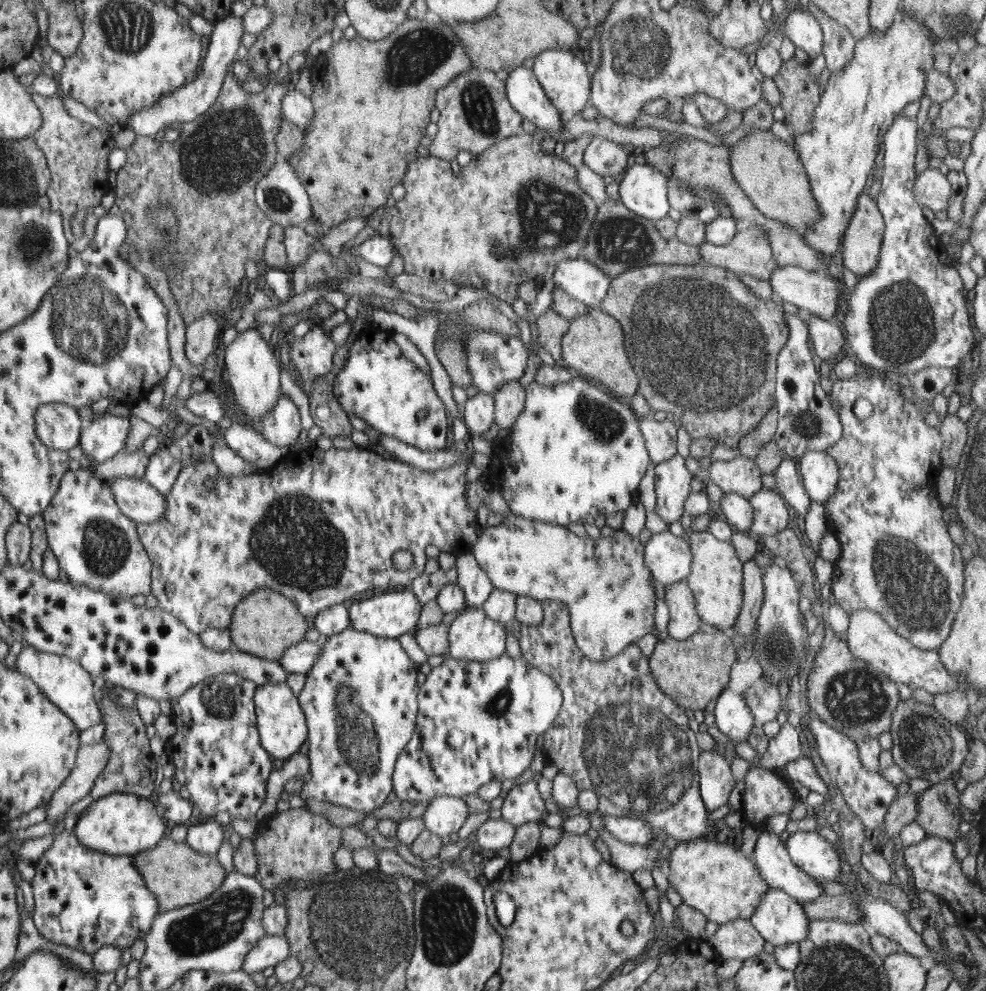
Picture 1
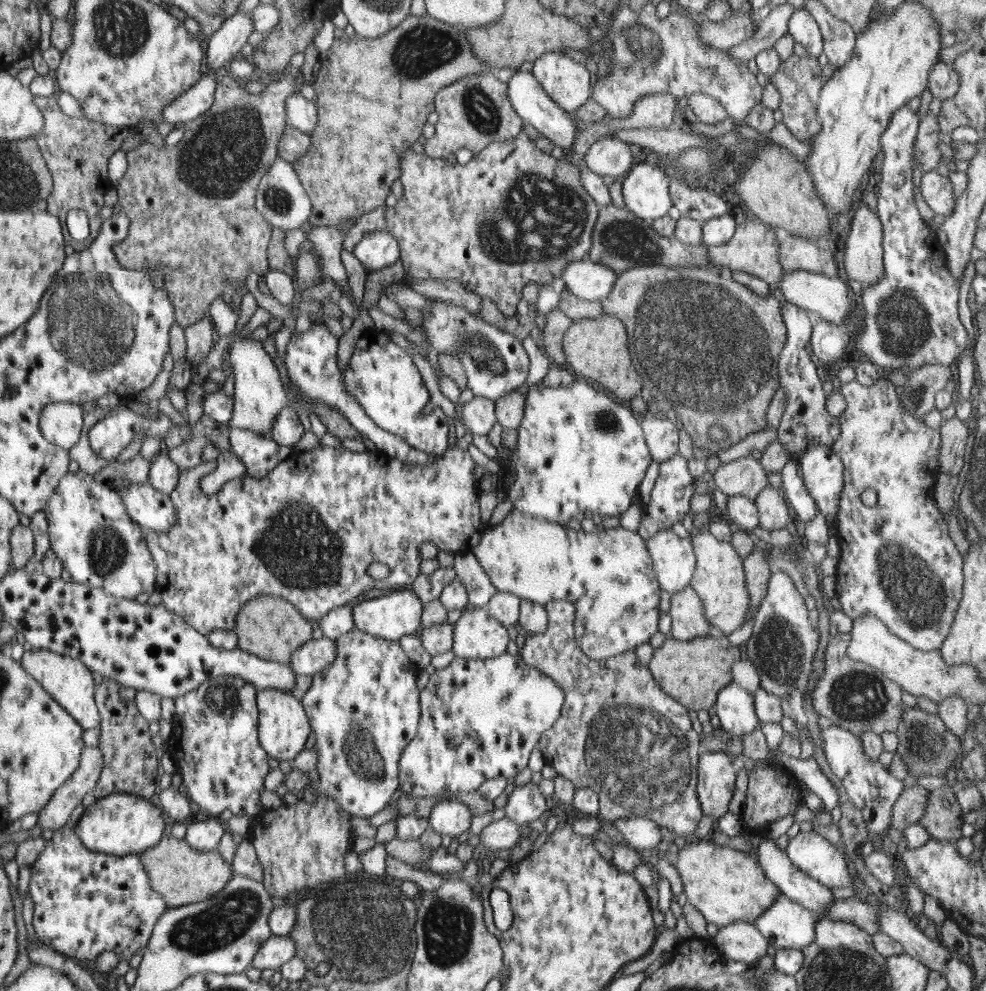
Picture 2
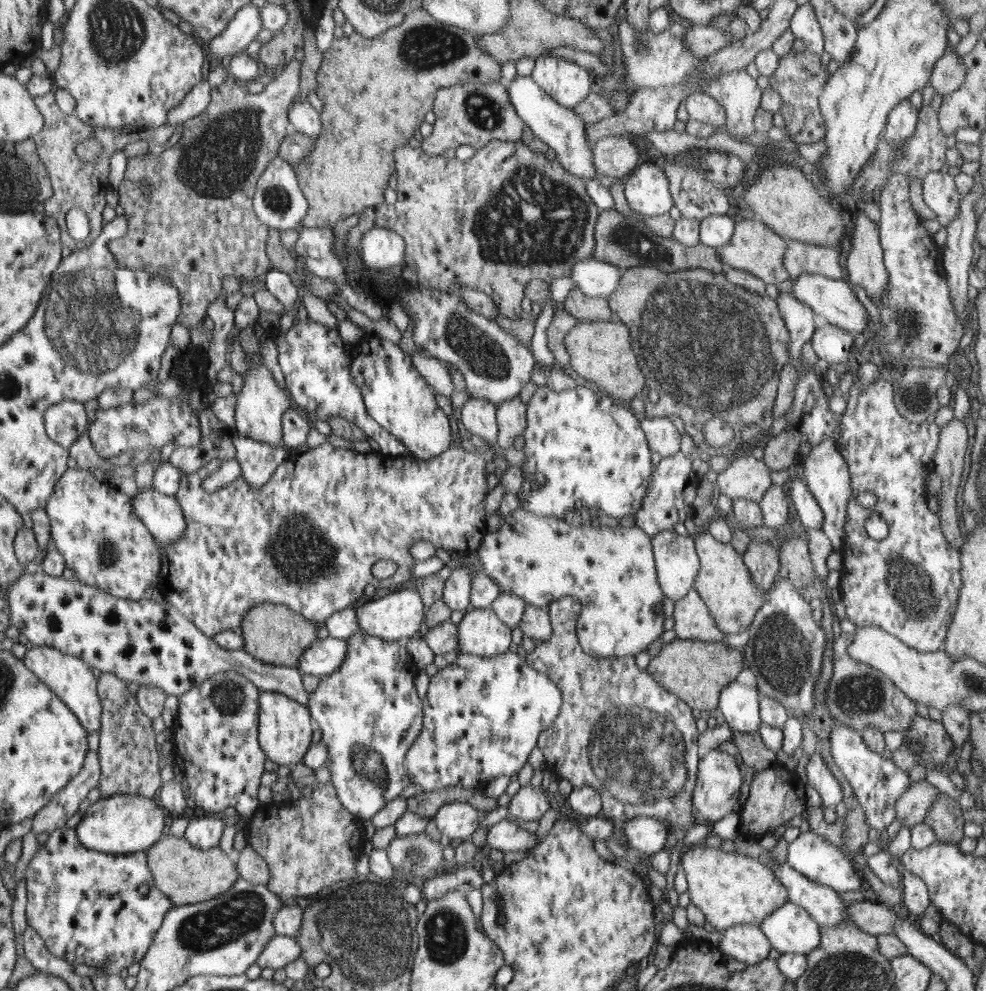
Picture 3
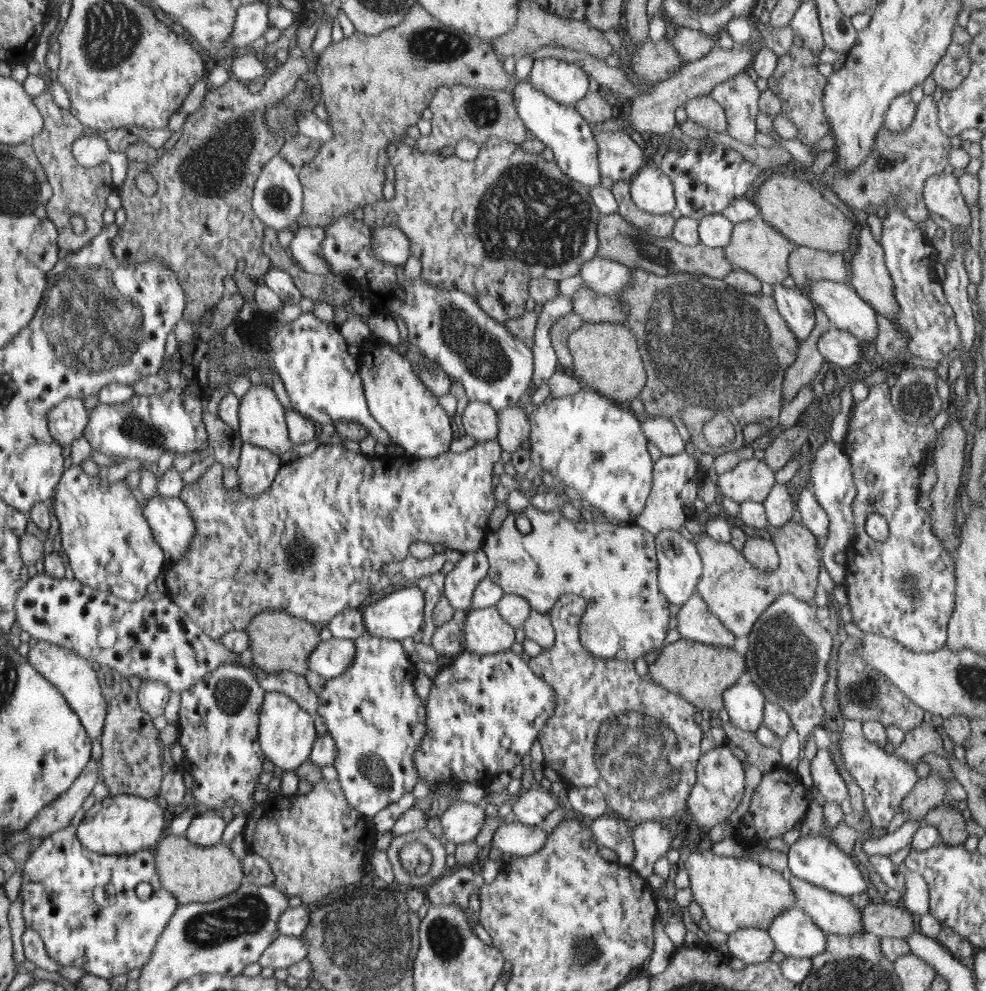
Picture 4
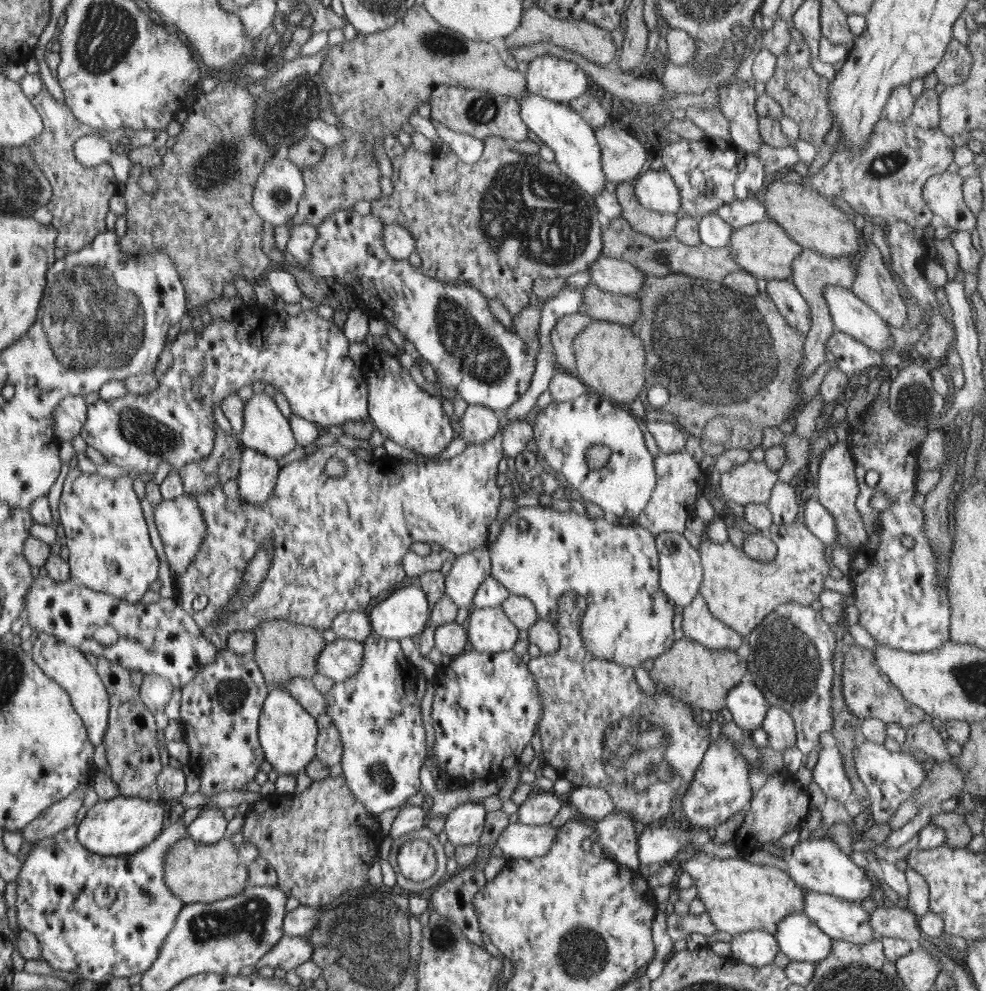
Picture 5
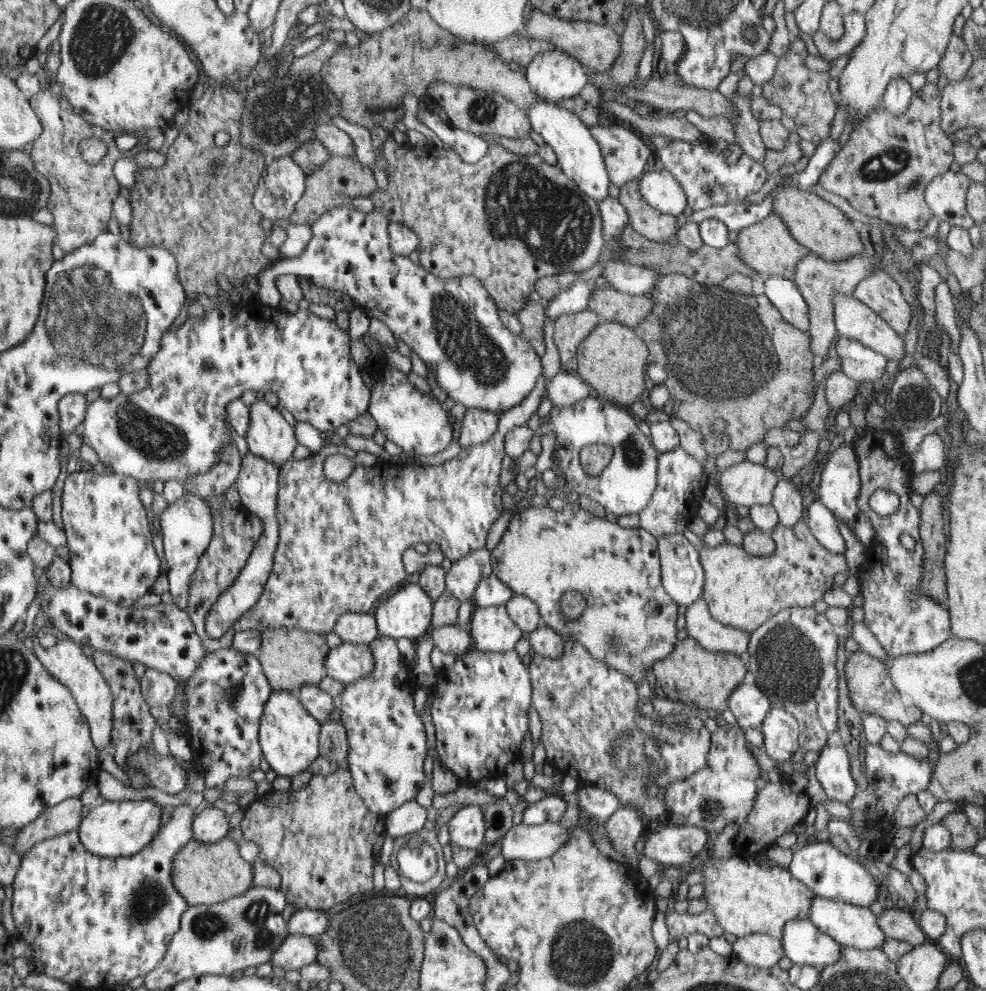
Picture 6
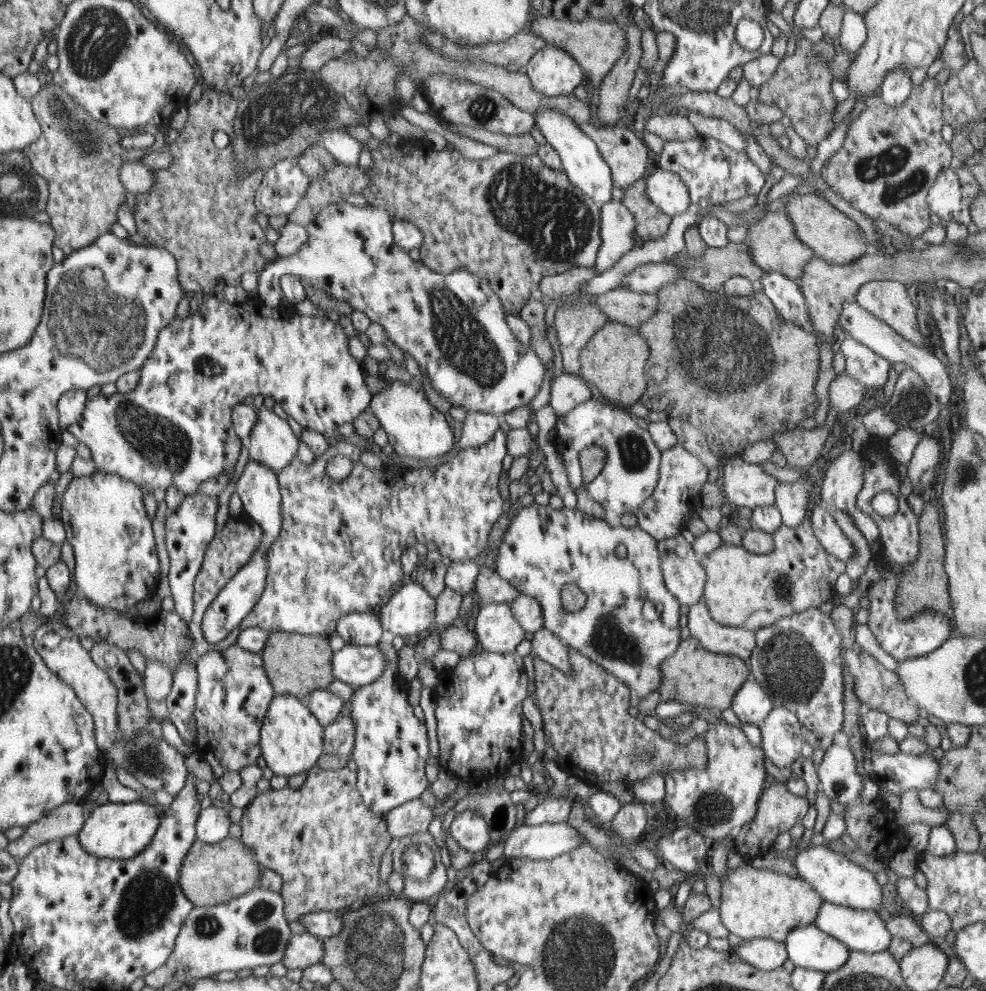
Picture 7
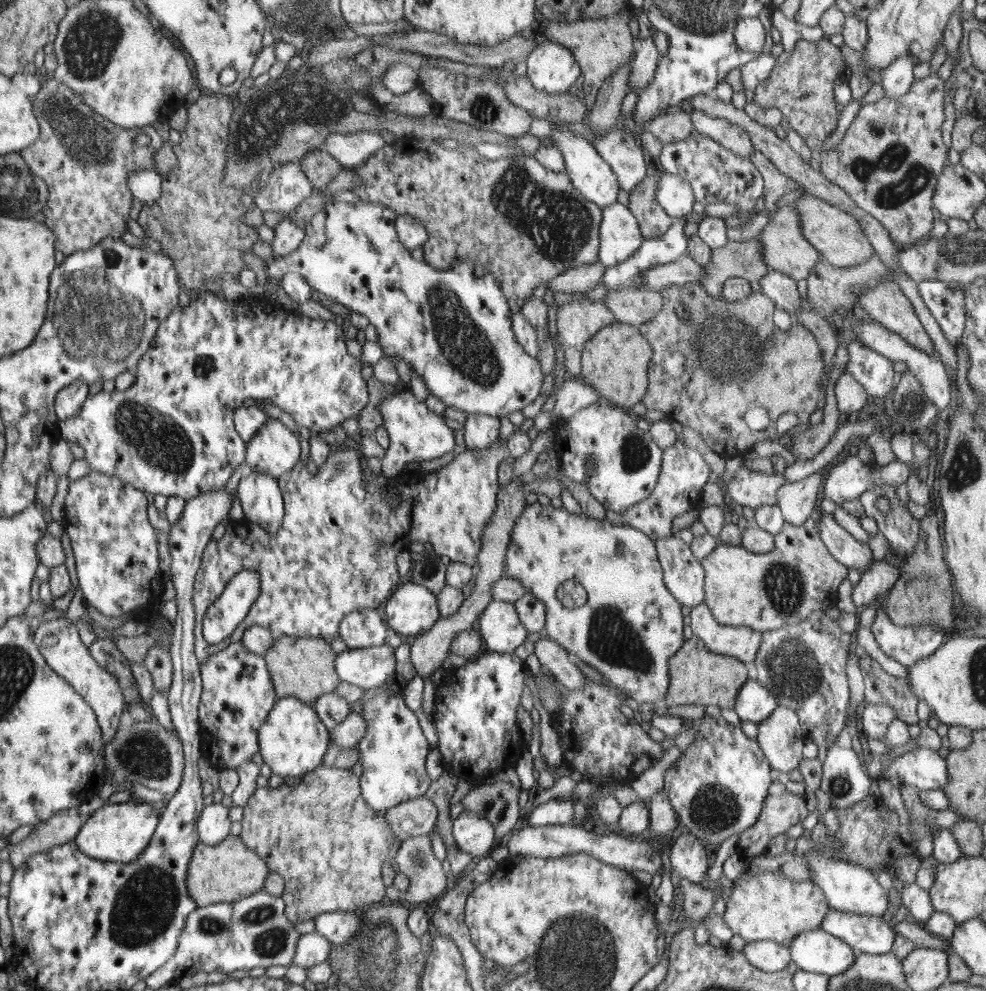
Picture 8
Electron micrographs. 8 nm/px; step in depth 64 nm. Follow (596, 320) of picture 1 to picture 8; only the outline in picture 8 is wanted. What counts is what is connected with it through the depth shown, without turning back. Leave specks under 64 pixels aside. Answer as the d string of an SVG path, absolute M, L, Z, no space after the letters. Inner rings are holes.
M614 322L601 329L584 347L580 378L597 390L603 400L610 401L614 406L632 408L642 402L642 396L648 390L650 358L653 358L653 348L650 348L640 329L629 323Z

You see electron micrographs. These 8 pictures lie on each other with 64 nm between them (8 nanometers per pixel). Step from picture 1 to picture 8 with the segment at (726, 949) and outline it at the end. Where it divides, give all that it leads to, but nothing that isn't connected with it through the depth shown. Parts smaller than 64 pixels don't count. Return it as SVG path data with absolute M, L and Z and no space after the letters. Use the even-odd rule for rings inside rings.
M773 940L747 942L742 953L755 967L767 973L776 973L786 969L791 960L789 948Z

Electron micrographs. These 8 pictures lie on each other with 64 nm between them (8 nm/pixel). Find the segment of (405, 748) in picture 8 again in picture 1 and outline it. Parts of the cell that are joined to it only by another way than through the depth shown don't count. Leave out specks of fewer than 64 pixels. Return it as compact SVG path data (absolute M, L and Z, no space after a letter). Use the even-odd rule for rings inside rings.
M348 626L346 630L332 634L332 636L322 637L322 639L322 652L318 654L318 660L316 660L314 668L306 674L304 688L298 696L301 699L302 710L305 711L306 722L308 722L309 727L309 738L304 749L311 760L309 772L312 773L312 779L309 783L304 784L300 796L304 800L318 798L318 800L324 800L324 802L330 802L333 805L346 807L352 811L367 815L373 811L377 811L386 804L390 792L393 791L395 765L401 756L402 750L405 750L405 747L410 742L410 738L413 738L413 734L417 730L416 714L418 714L418 702L416 702L416 694L418 694L418 682L416 682L416 674L418 674L420 666L416 665L410 656L406 658L406 652L402 650L398 639L388 639L373 635L366 631L356 630L352 626Z

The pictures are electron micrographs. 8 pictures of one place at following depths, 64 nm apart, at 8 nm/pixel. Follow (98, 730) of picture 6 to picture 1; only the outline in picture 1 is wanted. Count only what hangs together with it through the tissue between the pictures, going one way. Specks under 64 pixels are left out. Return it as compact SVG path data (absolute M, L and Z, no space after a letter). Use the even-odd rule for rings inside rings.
M24 645L16 659L16 669L20 673L28 675L39 687L54 705L58 705L74 725L82 730L100 724L100 712L94 702L94 686L90 673L74 659L38 651L30 645Z

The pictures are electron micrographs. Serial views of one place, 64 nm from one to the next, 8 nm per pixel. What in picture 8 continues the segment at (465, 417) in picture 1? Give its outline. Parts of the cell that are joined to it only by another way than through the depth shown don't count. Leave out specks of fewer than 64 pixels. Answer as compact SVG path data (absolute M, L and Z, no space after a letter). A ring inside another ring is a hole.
M476 414L467 415L463 426L466 446L484 449L496 442L499 436L500 422L498 418Z

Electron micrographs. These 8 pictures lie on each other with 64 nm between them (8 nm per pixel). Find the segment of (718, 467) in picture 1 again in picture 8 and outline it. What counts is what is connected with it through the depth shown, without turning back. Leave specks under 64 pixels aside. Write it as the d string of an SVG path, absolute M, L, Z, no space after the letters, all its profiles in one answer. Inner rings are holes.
M737 456L725 459L725 461L725 471L731 475L731 478L724 488L726 490L729 502L732 505L734 505L736 508L750 506L750 508L755 509L765 504L777 504L778 497L776 497L776 492L778 492L778 488L780 488L782 484L787 482L784 475L768 475L761 471L757 472L750 470L745 467L744 459Z

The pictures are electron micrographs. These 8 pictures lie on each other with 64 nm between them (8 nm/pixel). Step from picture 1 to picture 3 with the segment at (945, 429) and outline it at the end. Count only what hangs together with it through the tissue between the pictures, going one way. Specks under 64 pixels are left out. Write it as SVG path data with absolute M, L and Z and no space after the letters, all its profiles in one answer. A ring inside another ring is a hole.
M954 418L951 422L939 428L938 448L934 453L934 471L941 478L940 489L937 492L938 502L940 502L937 514L940 516L940 530L942 530L944 538L950 542L951 548L956 551L959 551L965 541L960 531L960 521L956 509L956 494L958 494L958 486L962 482L960 478L962 478L962 472L964 472L966 450L968 450L968 428L962 421Z

